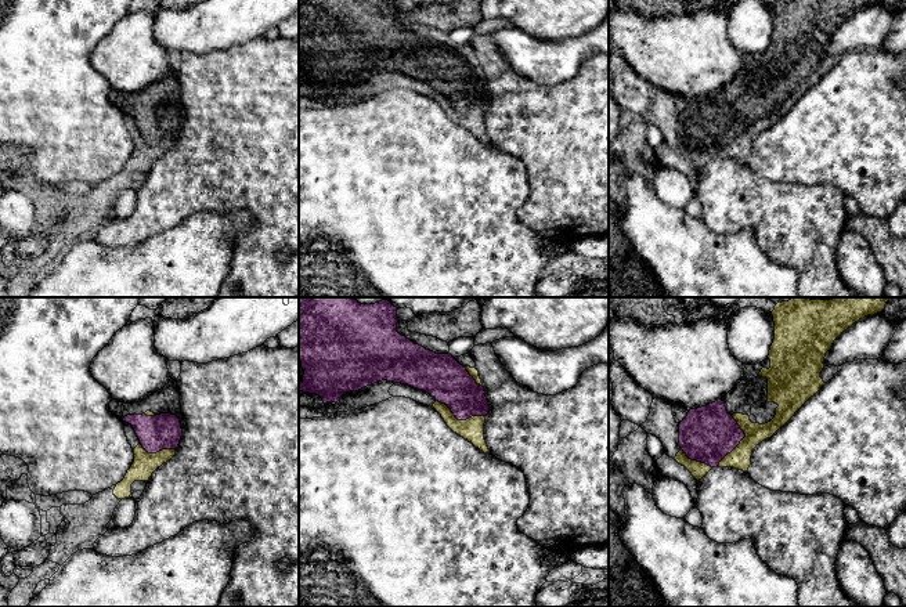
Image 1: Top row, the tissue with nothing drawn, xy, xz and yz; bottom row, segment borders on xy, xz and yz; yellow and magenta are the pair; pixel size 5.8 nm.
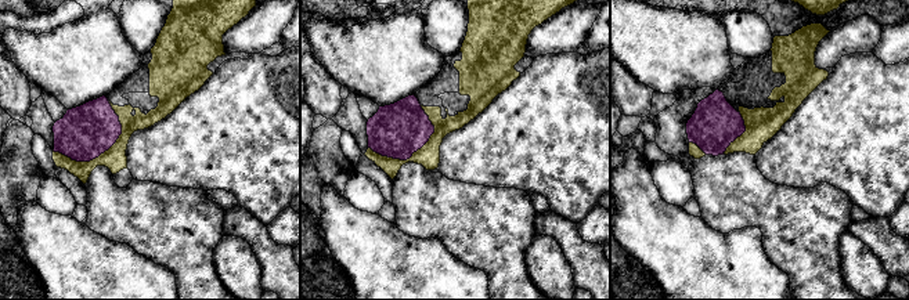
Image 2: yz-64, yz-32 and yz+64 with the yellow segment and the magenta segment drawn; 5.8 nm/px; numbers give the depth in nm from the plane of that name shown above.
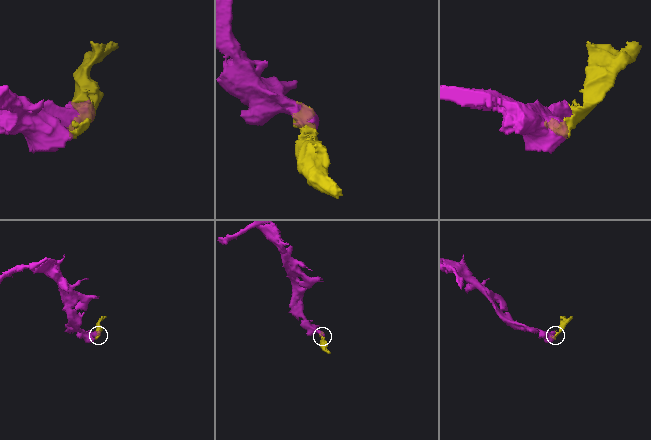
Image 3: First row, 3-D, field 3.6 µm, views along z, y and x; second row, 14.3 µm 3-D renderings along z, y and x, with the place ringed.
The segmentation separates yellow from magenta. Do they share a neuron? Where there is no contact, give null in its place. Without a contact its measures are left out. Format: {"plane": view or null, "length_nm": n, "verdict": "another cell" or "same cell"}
{"plane": "xz", "length_nm": 300, "verdict": "same cell"}

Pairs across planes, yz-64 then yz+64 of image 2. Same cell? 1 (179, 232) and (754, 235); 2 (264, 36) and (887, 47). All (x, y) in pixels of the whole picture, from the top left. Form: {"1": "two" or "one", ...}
{"1": "two", "2": "two"}

